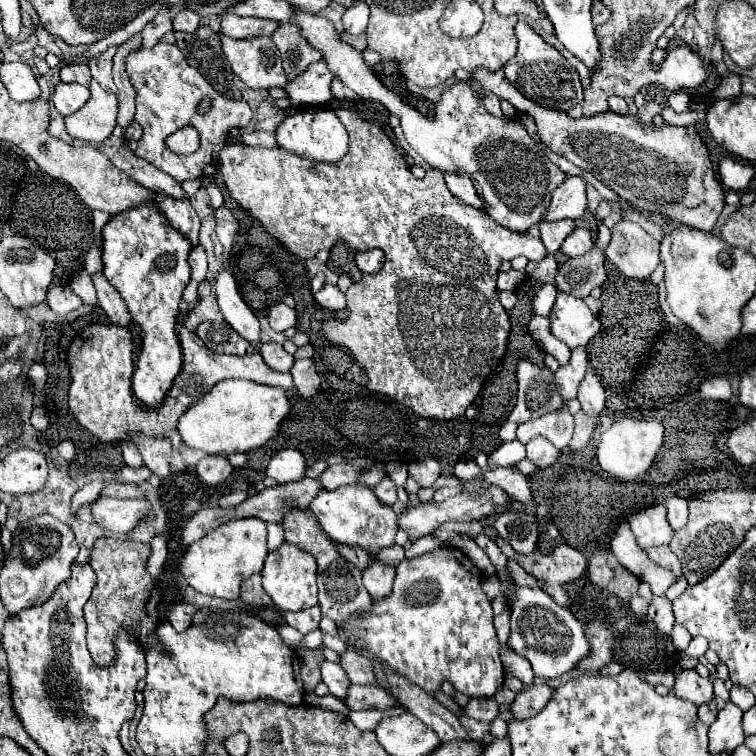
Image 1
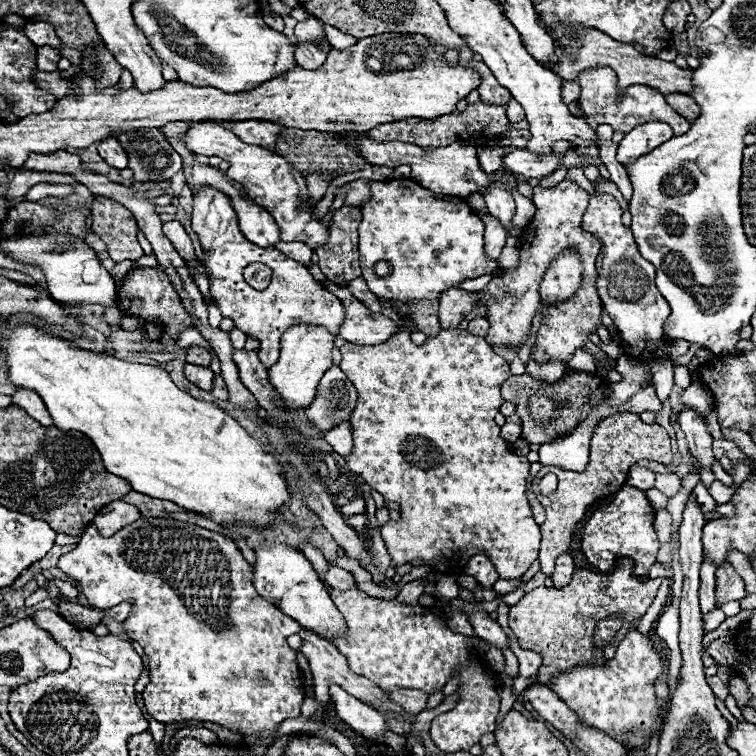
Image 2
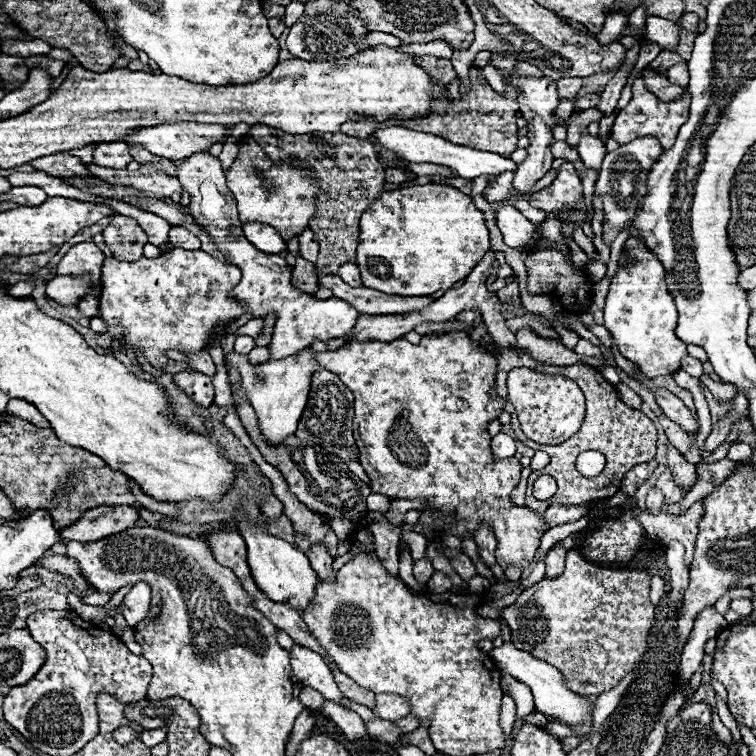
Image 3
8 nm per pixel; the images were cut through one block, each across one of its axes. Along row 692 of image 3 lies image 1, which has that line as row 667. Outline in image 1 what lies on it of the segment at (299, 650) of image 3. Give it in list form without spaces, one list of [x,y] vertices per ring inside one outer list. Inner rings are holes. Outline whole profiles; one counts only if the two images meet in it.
[[[322,662],[322,682],[330,688],[330,694],[334,694],[340,700],[346,700],[346,688],[350,686],[350,678],[336,662]]]

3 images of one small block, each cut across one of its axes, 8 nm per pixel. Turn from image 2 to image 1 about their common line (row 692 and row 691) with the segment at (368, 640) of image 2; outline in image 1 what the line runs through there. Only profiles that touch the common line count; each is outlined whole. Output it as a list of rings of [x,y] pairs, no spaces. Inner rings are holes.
[[[442,546],[412,560],[402,560],[396,566],[392,594],[384,600],[376,600],[370,612],[356,614],[344,626],[340,626],[340,638],[344,638],[346,644],[356,650],[356,638],[362,638],[372,656],[378,656],[384,666],[398,670],[420,688],[426,688],[428,694],[440,690],[442,682],[448,680],[458,692],[470,698],[492,698],[504,684],[504,668],[498,652],[500,644],[492,626],[492,606],[480,584],[482,572],[458,548]]]

